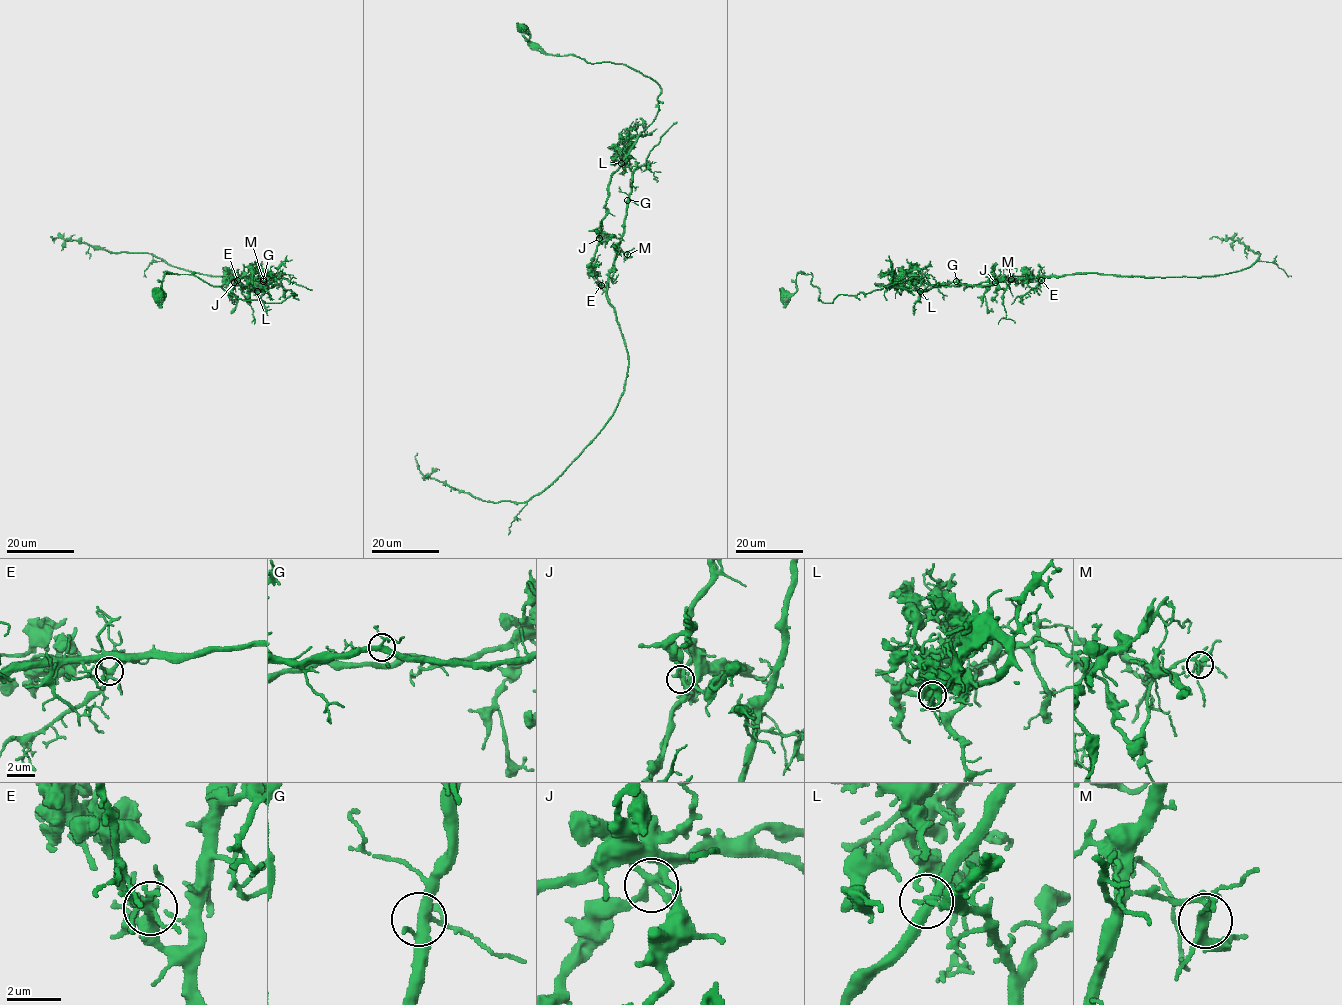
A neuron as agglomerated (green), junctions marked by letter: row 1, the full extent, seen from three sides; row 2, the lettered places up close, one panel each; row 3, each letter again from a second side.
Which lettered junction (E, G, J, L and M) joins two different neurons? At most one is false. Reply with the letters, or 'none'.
L

